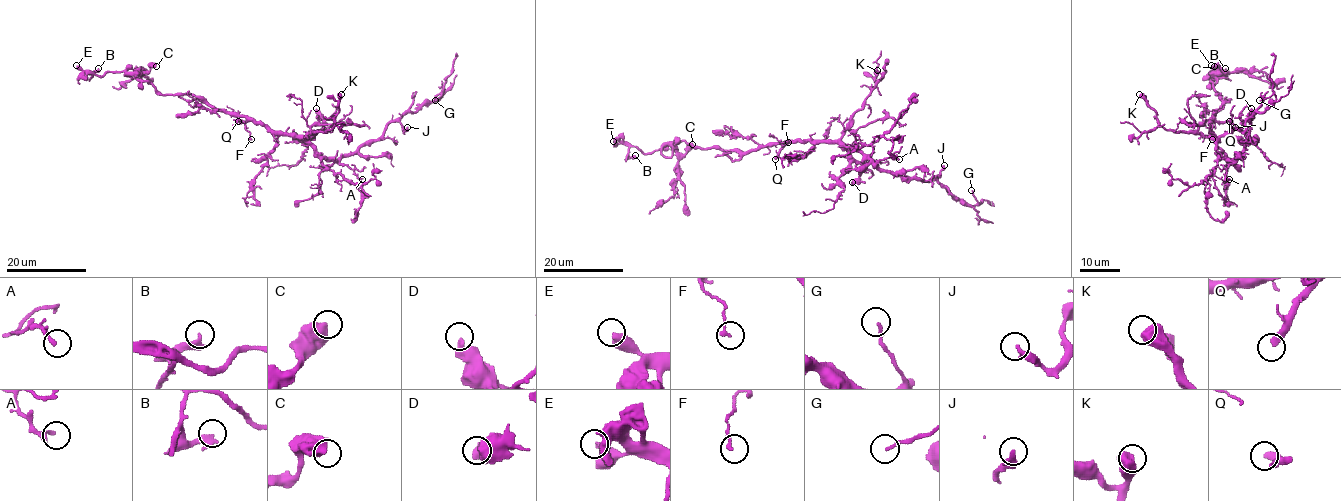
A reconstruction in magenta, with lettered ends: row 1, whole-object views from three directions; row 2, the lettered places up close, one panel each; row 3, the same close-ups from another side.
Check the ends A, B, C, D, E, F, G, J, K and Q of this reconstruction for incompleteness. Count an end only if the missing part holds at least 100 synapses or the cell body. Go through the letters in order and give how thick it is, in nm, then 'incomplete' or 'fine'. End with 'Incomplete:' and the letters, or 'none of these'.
A: calibre 200 nm; fine
B: calibre 360 nm; fine
C: calibre 600 nm; fine
D: calibre 460 nm; fine
E: calibre 480 nm; fine
F: calibre 180 nm; fine
G: calibre 170 nm; fine
J: calibre 320 nm; fine
K: calibre 650 nm; fine
Q: calibre 360 nm; incomplete
Incomplete: Q

